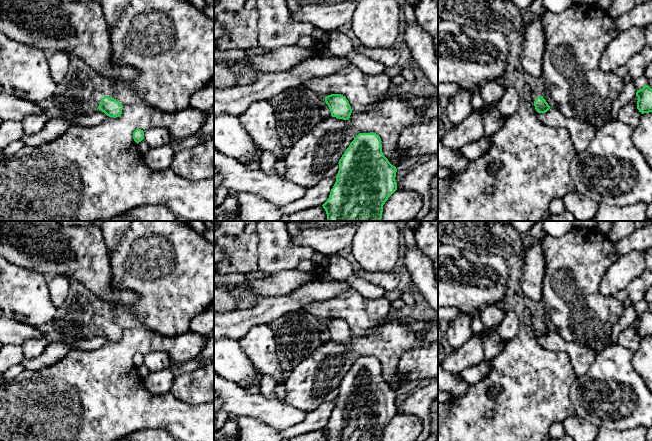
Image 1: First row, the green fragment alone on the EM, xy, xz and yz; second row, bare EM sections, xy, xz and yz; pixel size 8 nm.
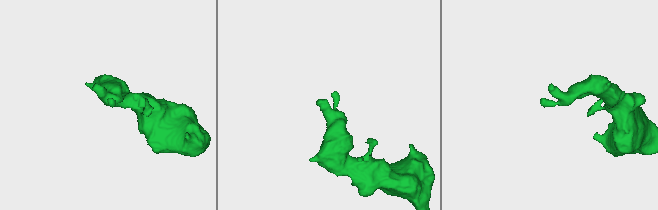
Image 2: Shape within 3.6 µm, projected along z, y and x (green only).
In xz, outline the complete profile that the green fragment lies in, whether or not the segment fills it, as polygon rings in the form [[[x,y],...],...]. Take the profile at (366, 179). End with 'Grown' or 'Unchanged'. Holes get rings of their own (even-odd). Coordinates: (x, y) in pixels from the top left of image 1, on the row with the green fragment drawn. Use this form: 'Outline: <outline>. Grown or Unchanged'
Outline: [[[359,133],[341,159],[336,182],[322,205],[327,221],[381,221],[383,205],[397,190],[397,169],[382,152],[381,138],[376,133]]]. Unchanged

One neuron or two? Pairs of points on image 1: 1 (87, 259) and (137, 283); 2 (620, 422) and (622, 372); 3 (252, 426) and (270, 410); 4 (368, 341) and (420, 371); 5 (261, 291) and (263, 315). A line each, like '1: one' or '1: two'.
1: two
2: one
3: two
4: two
5: two

